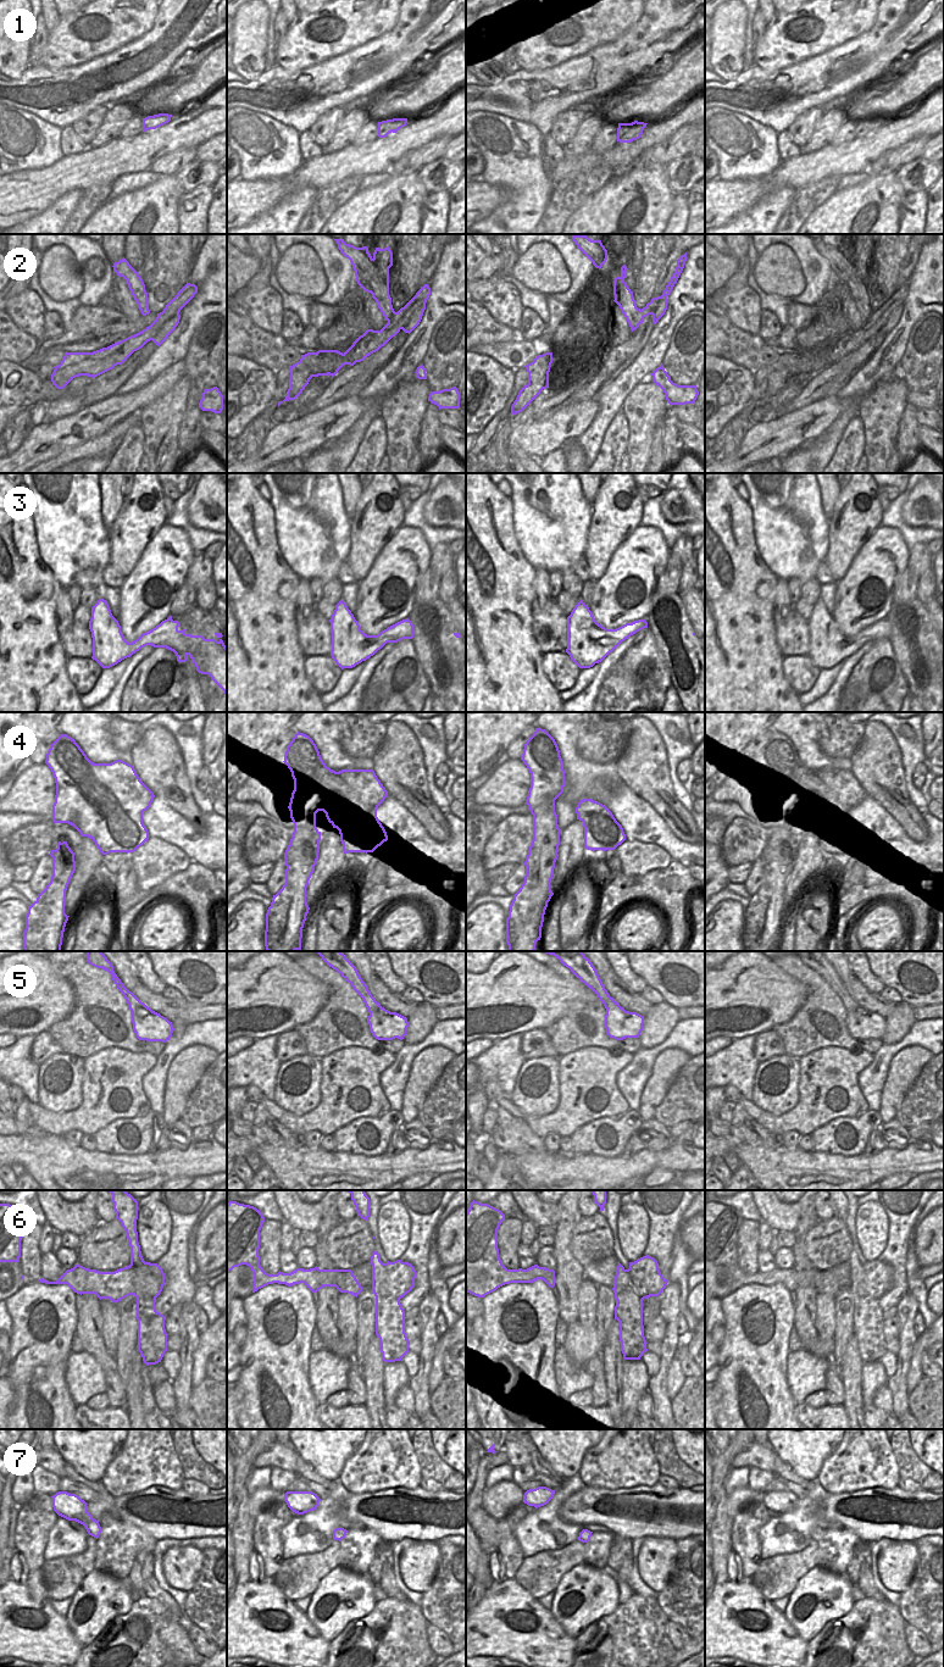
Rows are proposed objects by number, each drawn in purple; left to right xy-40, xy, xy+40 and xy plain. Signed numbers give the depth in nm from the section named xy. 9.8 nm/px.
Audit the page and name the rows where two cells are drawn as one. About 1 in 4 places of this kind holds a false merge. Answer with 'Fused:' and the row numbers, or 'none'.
Fused: 2, 4, 6

